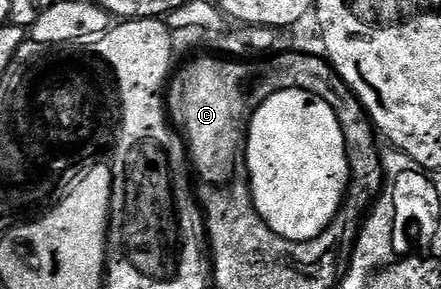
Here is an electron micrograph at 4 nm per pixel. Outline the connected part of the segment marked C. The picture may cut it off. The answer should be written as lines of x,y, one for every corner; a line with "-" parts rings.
204,56
188,62
175,71
166,90
166,110
174,123
175,129
182,135
188,151
188,161
195,177
201,178
204,184
219,188
233,181
232,169
236,166
236,158
241,157
242,141
246,132
246,123
250,117
250,82
248,86
248,66
244,60
227,56

